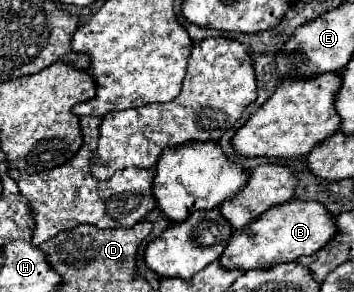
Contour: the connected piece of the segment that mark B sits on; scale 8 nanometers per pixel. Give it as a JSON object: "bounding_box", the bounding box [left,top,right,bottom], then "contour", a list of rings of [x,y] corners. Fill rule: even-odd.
{"bounding_box":[219,200,335,268],"contour":[[[289,200],[263,212],[255,222],[243,230],[235,230],[223,256],[219,258],[225,268],[271,268],[281,262],[295,262],[305,254],[315,254],[335,236],[335,220],[327,214],[325,206],[305,200]]]}

